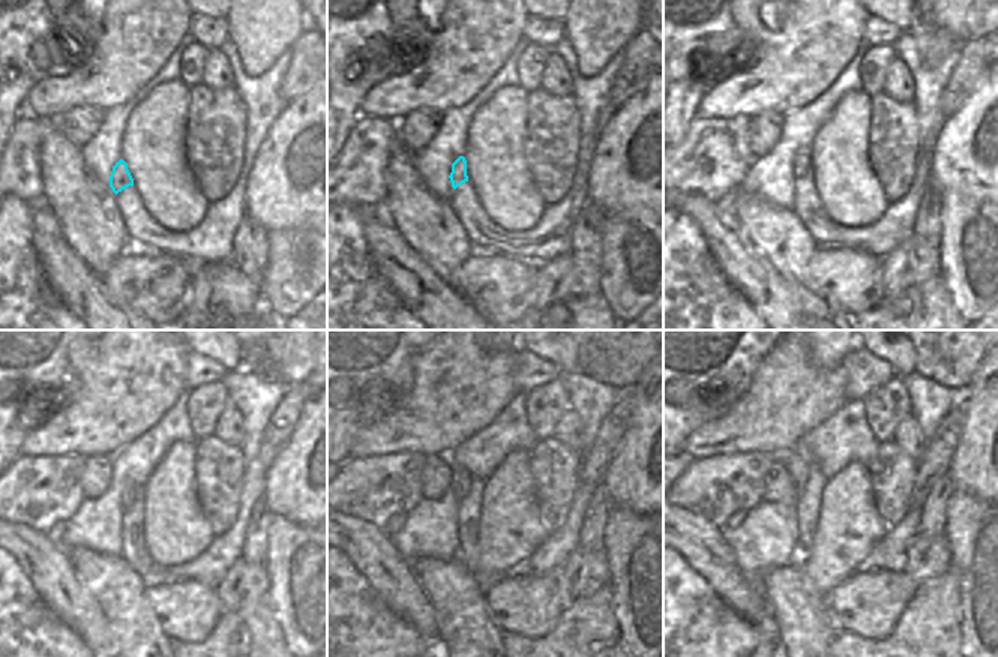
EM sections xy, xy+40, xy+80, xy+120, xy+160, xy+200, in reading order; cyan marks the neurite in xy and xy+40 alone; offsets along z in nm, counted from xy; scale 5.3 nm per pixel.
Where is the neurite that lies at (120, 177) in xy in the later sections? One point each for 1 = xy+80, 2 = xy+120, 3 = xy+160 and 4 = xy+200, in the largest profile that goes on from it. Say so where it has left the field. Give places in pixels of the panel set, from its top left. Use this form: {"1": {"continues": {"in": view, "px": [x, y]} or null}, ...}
{"1": {"continues": {"in": "xy+80", "px": [802, 162]}}, "2": {"continues": {"in": "xy+120", "px": [129, 494]}}, "3": {"continues": {"in": "xy+160", "px": [461, 477]}}, "4": {"continues": {"in": "xy+200", "px": [793, 461]}}}

